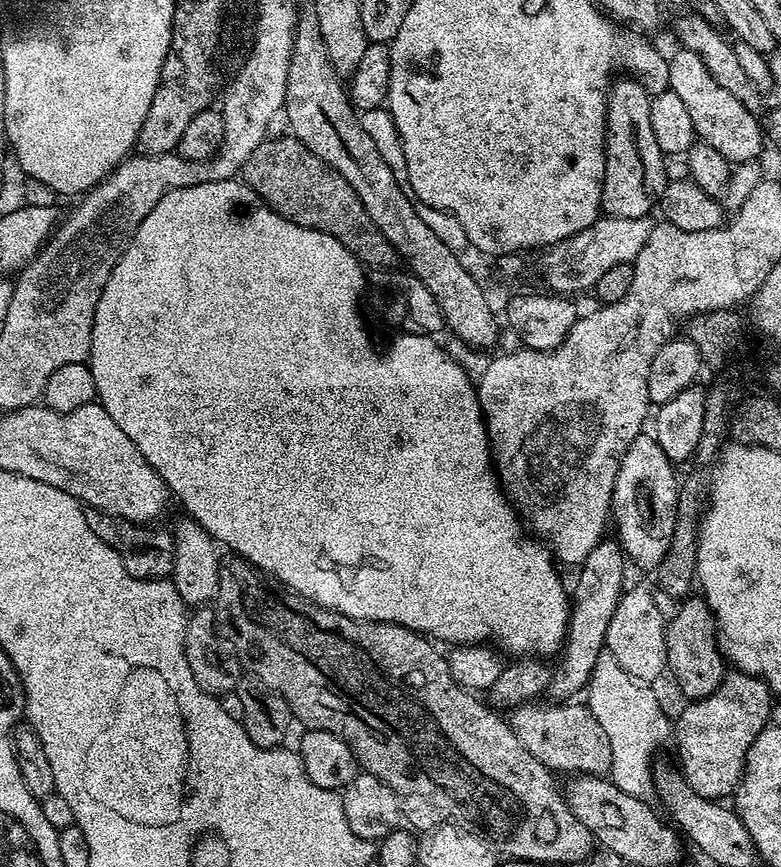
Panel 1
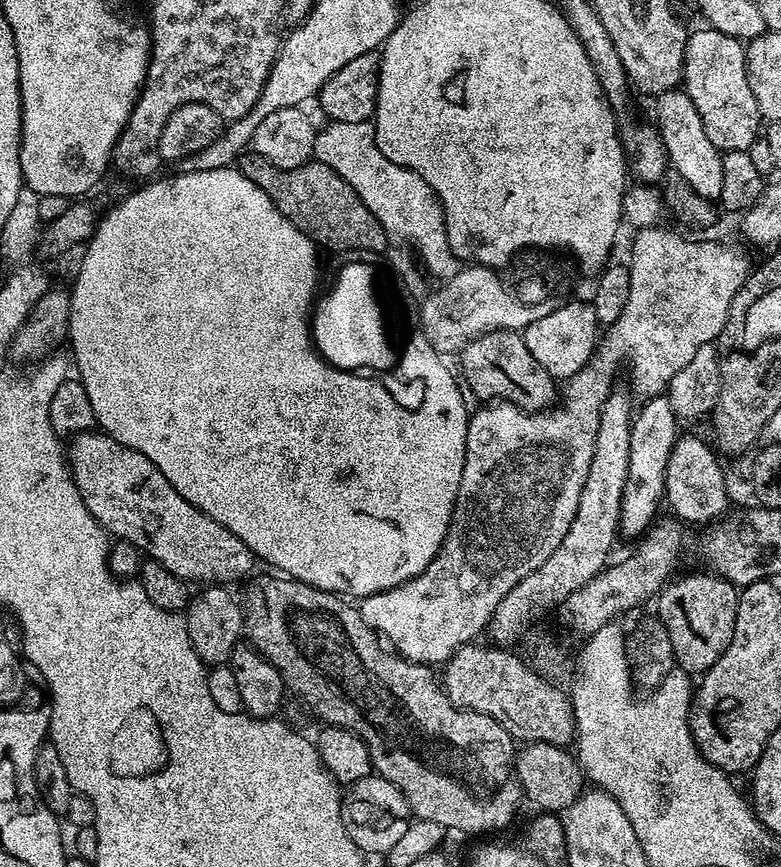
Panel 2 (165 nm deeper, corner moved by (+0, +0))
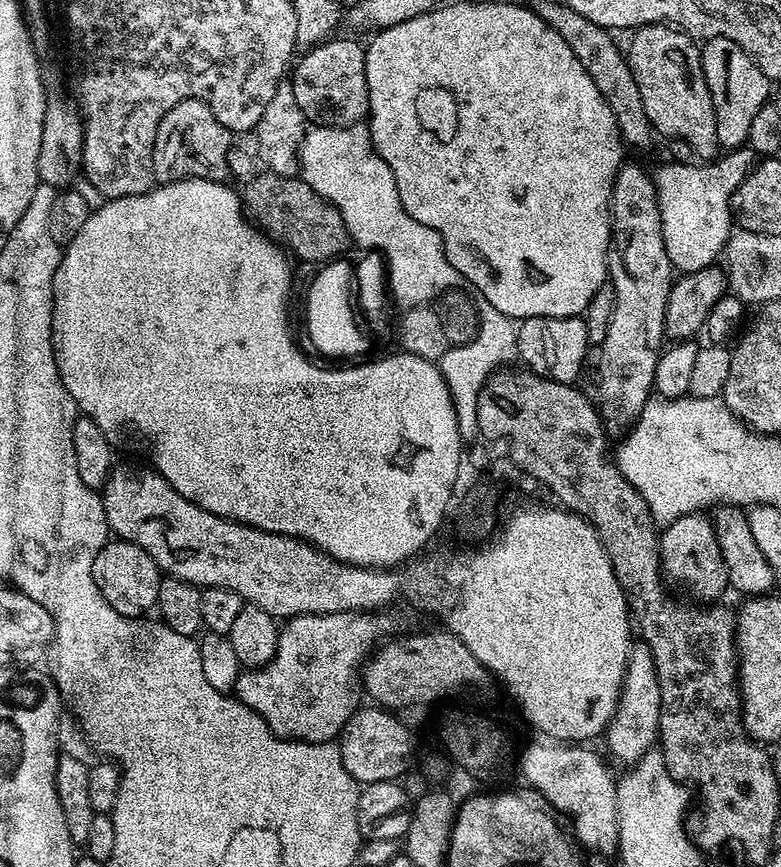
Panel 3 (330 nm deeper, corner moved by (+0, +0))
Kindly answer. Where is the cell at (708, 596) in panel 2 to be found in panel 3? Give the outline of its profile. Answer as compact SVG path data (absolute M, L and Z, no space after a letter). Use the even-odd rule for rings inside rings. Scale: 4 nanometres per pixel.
M691 512L670 522L659 533L660 566L669 581L677 580L696 602L716 602L724 591L729 591L726 562L722 562L722 550L716 541L716 525L707 515Z

